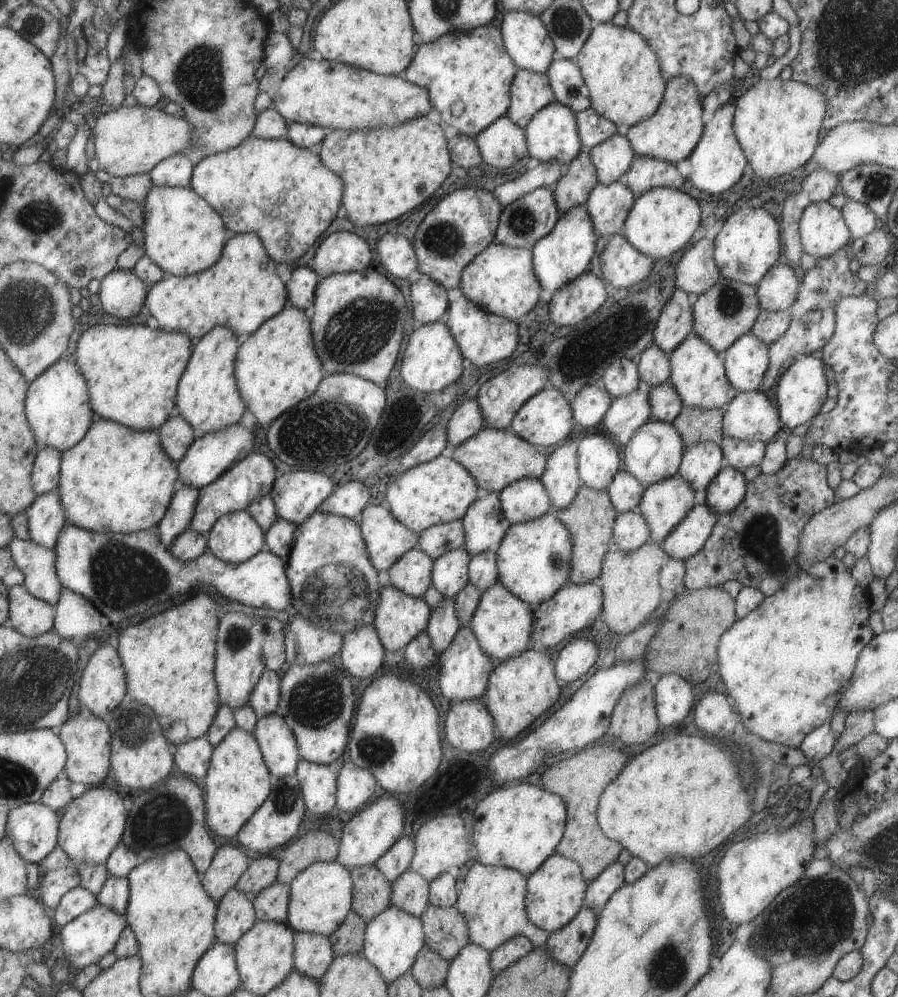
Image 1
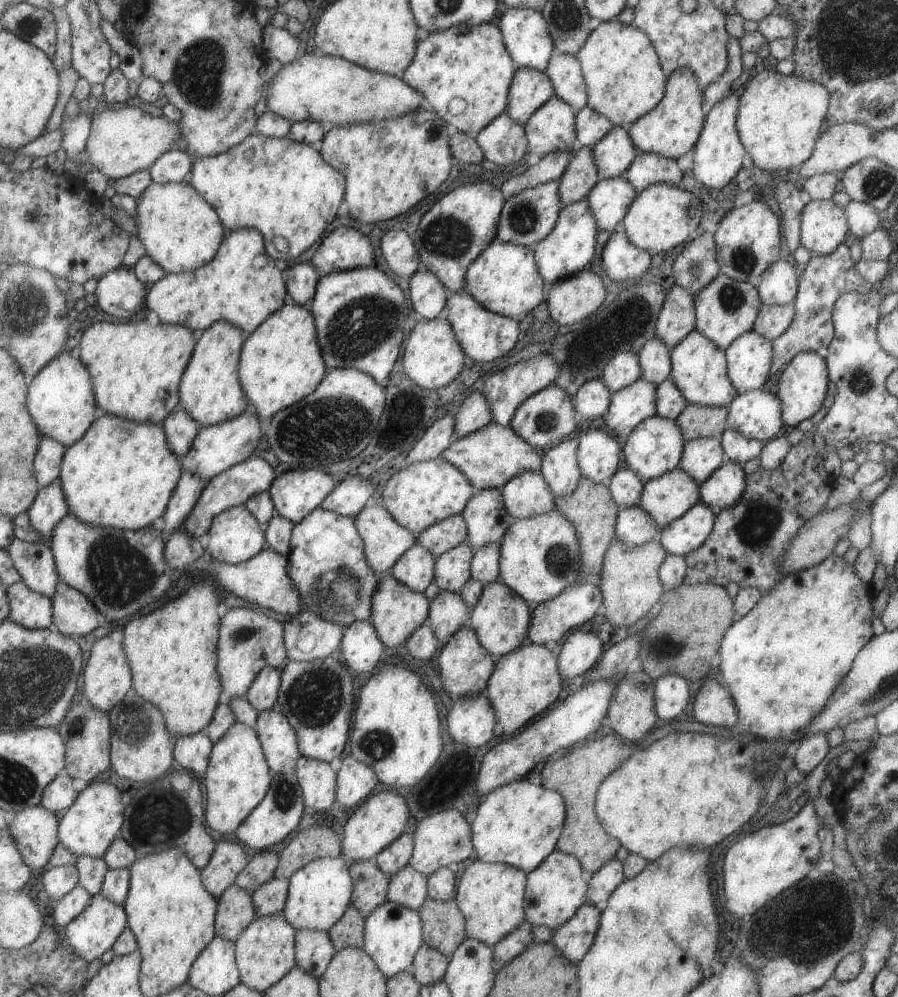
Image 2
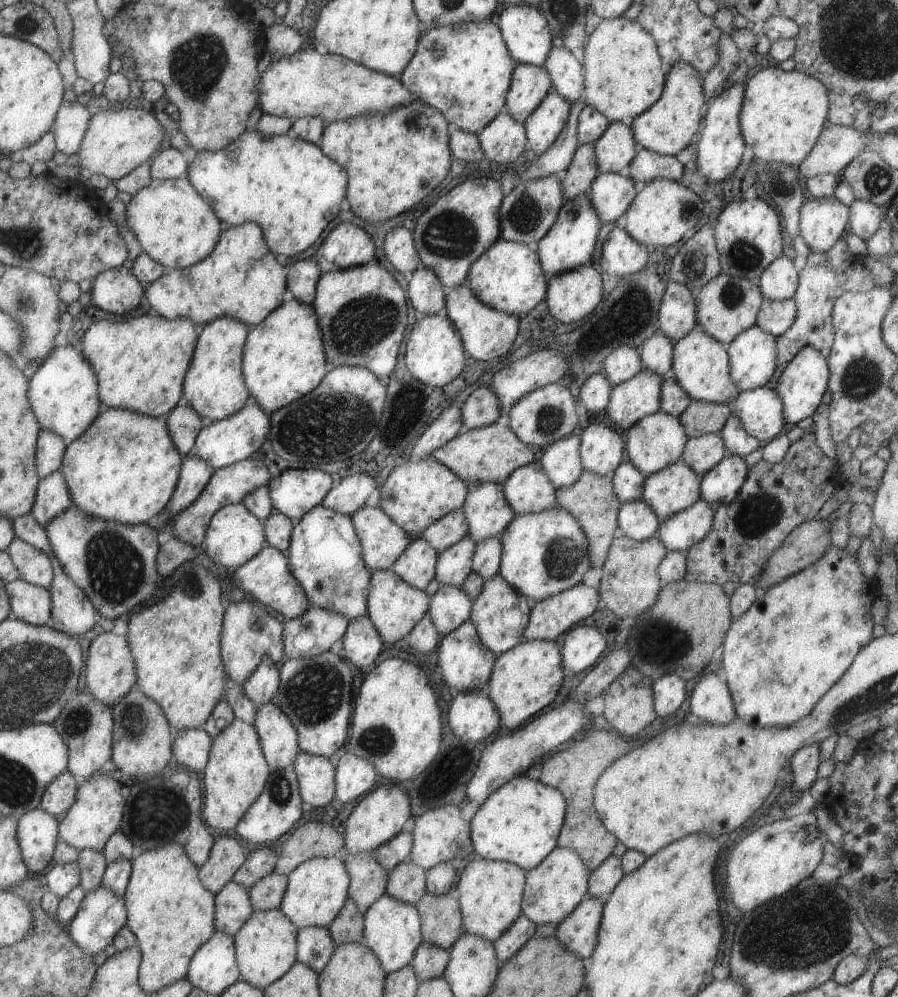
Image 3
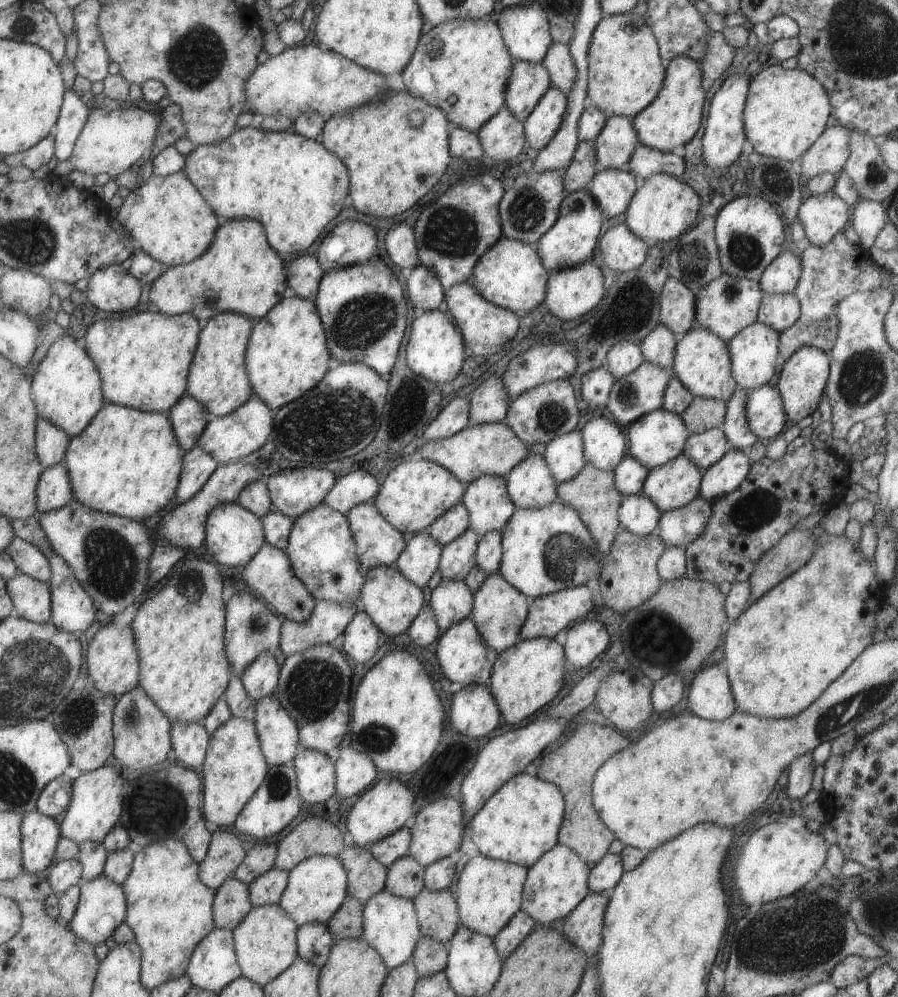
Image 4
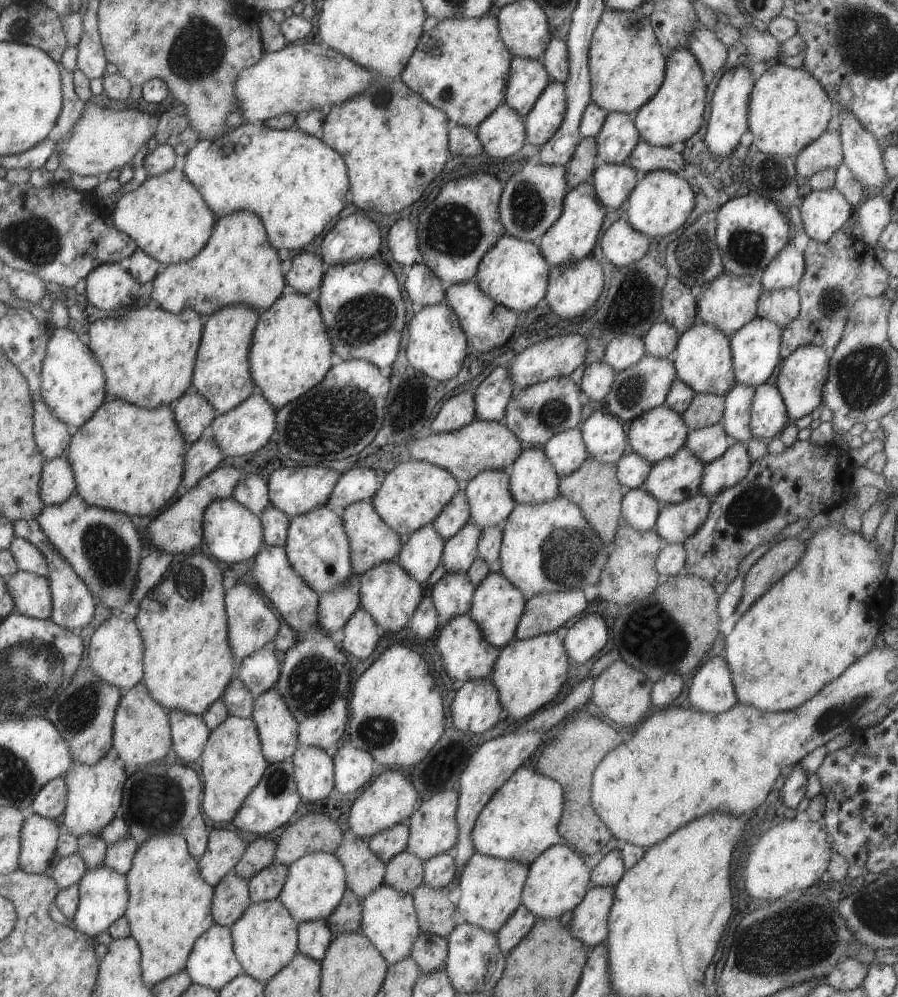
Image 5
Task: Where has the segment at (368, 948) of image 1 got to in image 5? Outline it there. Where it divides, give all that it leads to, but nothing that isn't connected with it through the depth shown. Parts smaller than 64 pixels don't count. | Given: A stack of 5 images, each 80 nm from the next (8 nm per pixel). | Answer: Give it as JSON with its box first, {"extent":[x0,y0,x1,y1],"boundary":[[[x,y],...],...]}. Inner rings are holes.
{"extent":[360,884,420,964],"boundary":[[[383,884],[362,898],[360,907],[360,932],[377,948],[387,964],[397,962],[410,954],[413,941],[420,933],[416,910],[410,893],[399,892]]]}

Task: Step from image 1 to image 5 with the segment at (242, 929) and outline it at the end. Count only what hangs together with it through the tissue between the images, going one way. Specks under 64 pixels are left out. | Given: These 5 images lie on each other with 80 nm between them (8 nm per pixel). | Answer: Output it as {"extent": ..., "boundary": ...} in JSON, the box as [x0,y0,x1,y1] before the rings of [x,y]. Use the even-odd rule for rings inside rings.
{"extent":[210,872,250,928],"boundary":[[[229,872],[214,886],[210,908],[212,920],[230,928],[250,903],[248,881],[235,872]]]}

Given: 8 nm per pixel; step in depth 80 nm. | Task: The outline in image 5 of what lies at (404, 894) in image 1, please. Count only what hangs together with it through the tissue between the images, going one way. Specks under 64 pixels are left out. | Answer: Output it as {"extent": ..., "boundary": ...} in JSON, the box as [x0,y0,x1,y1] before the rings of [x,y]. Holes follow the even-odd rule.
{"extent":[384,850,423,893],"boundary":[[[407,850],[384,864],[384,884],[399,892],[411,893],[423,880],[422,860]]]}

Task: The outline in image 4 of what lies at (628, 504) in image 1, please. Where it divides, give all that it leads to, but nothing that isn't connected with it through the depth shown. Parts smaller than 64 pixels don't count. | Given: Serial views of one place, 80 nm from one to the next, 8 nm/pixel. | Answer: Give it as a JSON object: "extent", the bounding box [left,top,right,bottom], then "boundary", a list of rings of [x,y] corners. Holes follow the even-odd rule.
{"extent":[612,454,649,497],"boundary":[[[626,454],[612,471],[616,489],[623,497],[641,493],[643,481],[649,474],[648,468],[643,467],[629,454]]]}

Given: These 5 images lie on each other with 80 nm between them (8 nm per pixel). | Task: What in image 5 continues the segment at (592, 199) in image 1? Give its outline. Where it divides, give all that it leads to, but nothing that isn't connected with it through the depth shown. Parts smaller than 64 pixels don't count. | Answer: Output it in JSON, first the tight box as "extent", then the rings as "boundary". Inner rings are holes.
{"extent":[589,163,640,210],"boundary":[[[599,163],[593,169],[589,182],[601,204],[612,210],[619,208],[640,177],[632,166]]]}

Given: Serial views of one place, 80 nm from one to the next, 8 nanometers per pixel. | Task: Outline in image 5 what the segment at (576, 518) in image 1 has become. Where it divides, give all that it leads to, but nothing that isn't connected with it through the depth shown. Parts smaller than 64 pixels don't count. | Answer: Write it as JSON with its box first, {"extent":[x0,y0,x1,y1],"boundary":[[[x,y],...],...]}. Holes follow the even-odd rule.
{"extent":[558,456,625,544],"boundary":[[[588,456],[579,468],[558,480],[558,489],[559,495],[577,504],[585,520],[604,544],[613,540],[617,527],[621,523],[620,504],[625,491],[617,480],[616,463],[600,463]]]}

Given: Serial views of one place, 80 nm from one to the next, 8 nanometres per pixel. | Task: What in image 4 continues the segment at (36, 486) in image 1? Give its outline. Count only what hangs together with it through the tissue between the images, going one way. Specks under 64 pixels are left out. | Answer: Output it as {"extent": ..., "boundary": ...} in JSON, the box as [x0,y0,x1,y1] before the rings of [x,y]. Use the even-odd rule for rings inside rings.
{"extent":[35,416,70,468],"boundary":[[[38,416],[35,425],[36,455],[42,468],[63,462],[70,436],[50,420]]]}

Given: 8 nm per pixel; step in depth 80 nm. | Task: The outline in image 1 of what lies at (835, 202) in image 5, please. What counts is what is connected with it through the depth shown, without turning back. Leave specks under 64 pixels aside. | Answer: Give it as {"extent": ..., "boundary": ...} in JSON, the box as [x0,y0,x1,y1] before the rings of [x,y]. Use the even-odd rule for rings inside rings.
{"extent":[798,201,850,258],"boundary":[[[829,201],[809,203],[798,220],[802,250],[821,258],[833,254],[839,247],[848,248],[850,232],[840,209]]]}

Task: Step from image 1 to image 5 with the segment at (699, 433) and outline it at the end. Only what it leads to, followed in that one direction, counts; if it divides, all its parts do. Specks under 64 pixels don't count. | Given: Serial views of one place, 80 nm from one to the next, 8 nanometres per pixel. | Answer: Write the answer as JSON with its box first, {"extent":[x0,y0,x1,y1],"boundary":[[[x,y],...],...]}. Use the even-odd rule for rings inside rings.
{"extent":[682,393,723,429],"boundary":[[[694,393],[689,406],[682,414],[682,419],[687,428],[700,429],[721,422],[723,411],[723,395]]]}

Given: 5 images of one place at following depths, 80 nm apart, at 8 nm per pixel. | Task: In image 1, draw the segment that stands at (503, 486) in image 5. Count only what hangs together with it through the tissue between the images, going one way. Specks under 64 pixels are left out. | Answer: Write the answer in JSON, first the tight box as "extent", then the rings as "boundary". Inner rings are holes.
{"extent":[460,492,512,556],"boundary":[[[496,492],[487,493],[485,497],[475,499],[460,519],[465,535],[463,547],[471,556],[486,550],[495,552],[506,530],[512,525],[501,510],[500,498]]]}

